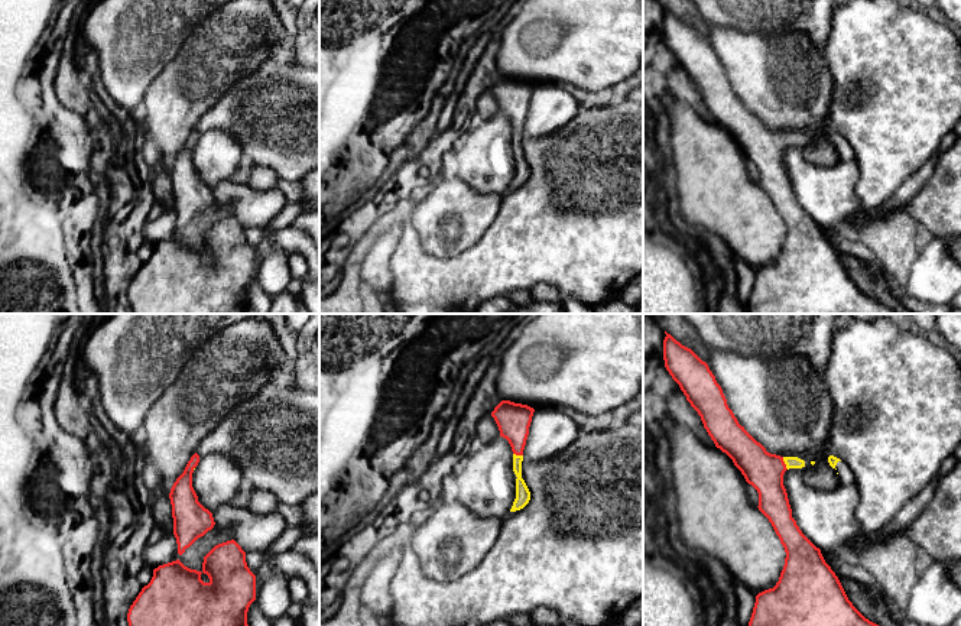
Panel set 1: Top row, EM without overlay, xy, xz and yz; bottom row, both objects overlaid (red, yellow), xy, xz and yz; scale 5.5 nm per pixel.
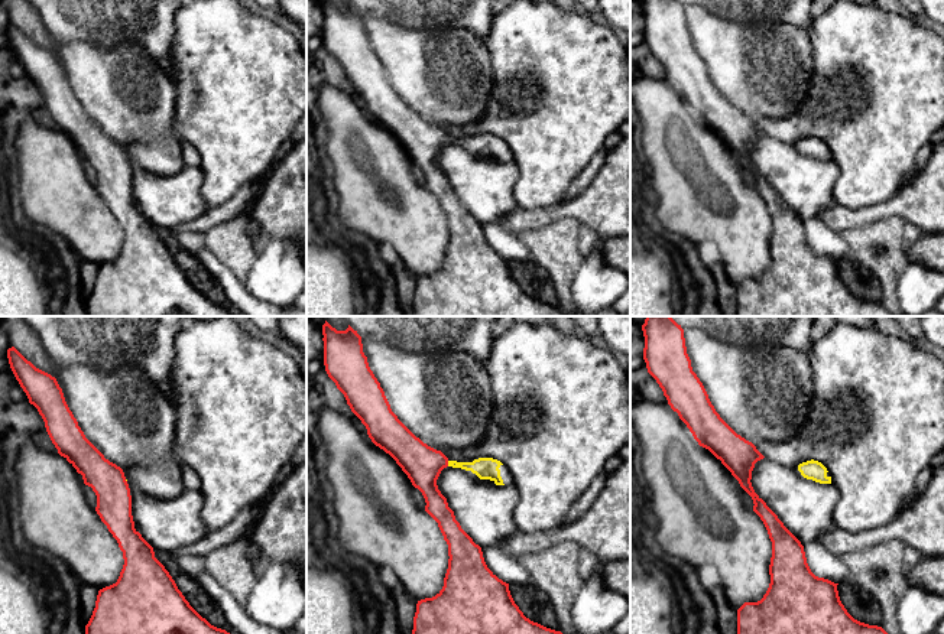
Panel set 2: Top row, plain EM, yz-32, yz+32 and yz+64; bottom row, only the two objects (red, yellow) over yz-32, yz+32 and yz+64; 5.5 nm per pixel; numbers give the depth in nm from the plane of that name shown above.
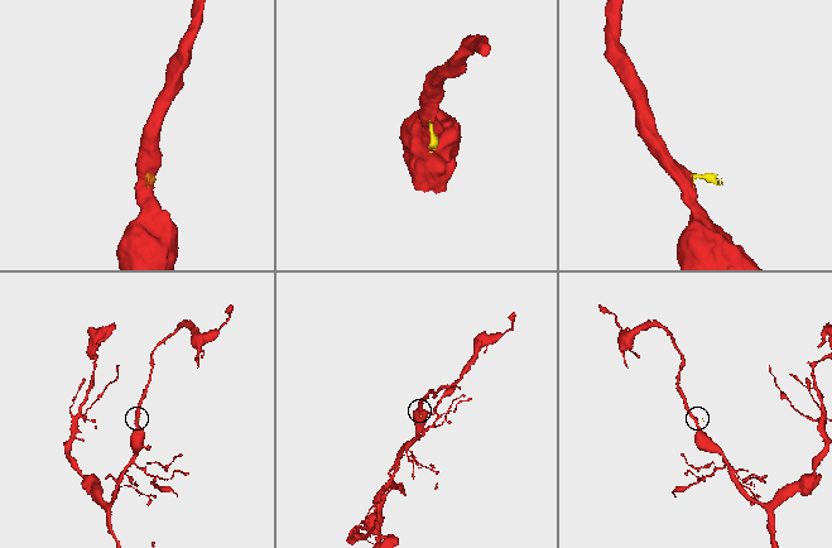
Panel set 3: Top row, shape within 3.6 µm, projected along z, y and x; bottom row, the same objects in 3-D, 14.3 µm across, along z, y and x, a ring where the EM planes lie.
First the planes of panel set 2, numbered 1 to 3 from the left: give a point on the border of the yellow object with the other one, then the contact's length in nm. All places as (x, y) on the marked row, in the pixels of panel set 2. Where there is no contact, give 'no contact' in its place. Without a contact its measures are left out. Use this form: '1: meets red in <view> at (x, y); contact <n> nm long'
1: no contact
2: meets red in yz+32 at (447, 464); contact 30 nm long
3: no contact

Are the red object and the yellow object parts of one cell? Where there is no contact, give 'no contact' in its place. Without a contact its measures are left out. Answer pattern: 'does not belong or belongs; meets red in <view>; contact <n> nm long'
belongs; meets red in yz; contact 80 nm long

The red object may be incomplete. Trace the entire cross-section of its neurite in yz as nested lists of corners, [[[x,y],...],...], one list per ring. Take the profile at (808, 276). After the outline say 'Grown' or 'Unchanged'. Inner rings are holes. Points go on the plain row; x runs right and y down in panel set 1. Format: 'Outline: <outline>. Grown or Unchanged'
Outline: [[[666,7],[665,10],[663,36],[666,46],[701,93],[704,104],[715,123],[733,136],[746,158],[757,166],[757,184],[772,200],[786,228],[785,241],[776,262],[756,272],[746,314],[897,314],[895,308],[866,295],[853,282],[838,253],[825,239],[821,226],[802,210],[792,194],[788,169],[783,162],[783,150],[789,145],[805,143],[805,137],[798,133],[780,133],[767,129],[738,100],[708,40],[671,10]]]. Grown

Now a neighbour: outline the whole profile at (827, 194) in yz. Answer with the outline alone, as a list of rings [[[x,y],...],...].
[[[789,145],[783,150],[783,162],[792,194],[821,227],[841,226],[844,220],[864,210],[856,194],[860,172],[854,160],[818,166],[805,159],[798,145]]]

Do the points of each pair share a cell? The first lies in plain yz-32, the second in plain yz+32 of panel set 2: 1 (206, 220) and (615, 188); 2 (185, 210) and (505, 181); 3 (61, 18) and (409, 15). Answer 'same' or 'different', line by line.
1: different
2: same
3: same

